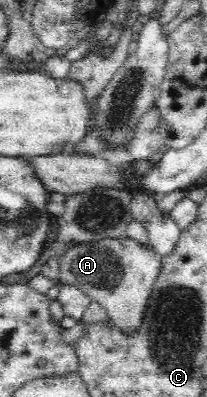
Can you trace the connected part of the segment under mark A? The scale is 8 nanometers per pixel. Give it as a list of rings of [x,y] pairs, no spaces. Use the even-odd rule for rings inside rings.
[[[127,236],[82,242],[64,252],[60,264],[59,282],[72,284],[82,293],[102,305],[110,322],[124,336],[134,336],[142,326],[144,312],[160,272],[161,257],[150,247]]]

